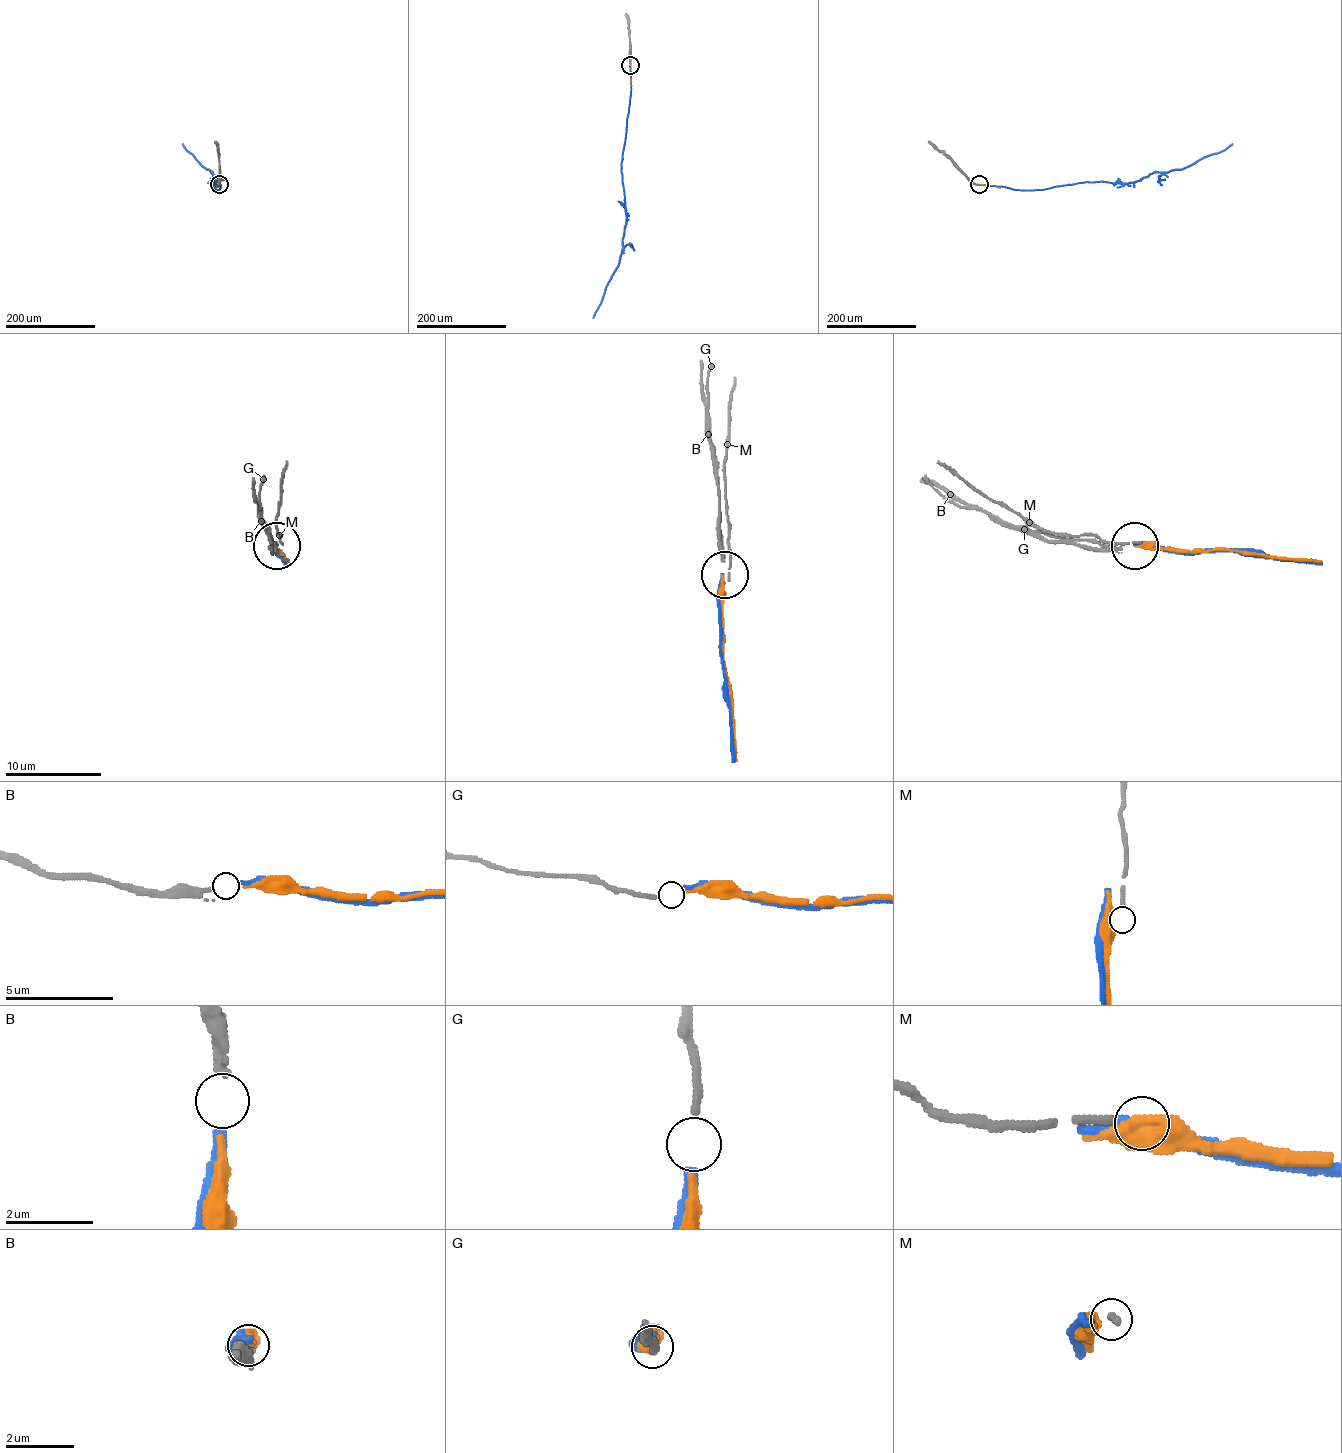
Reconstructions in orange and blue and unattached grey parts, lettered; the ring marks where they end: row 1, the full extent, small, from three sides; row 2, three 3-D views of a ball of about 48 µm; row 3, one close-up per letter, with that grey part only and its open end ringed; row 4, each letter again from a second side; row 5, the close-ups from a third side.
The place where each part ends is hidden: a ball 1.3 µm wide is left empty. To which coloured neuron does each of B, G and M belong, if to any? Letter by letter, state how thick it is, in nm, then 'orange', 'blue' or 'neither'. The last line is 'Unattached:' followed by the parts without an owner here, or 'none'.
B: 240 nm thick; blue
G: 180 nm thick; orange
M: 180 nm thick; neither
Unattached: M

